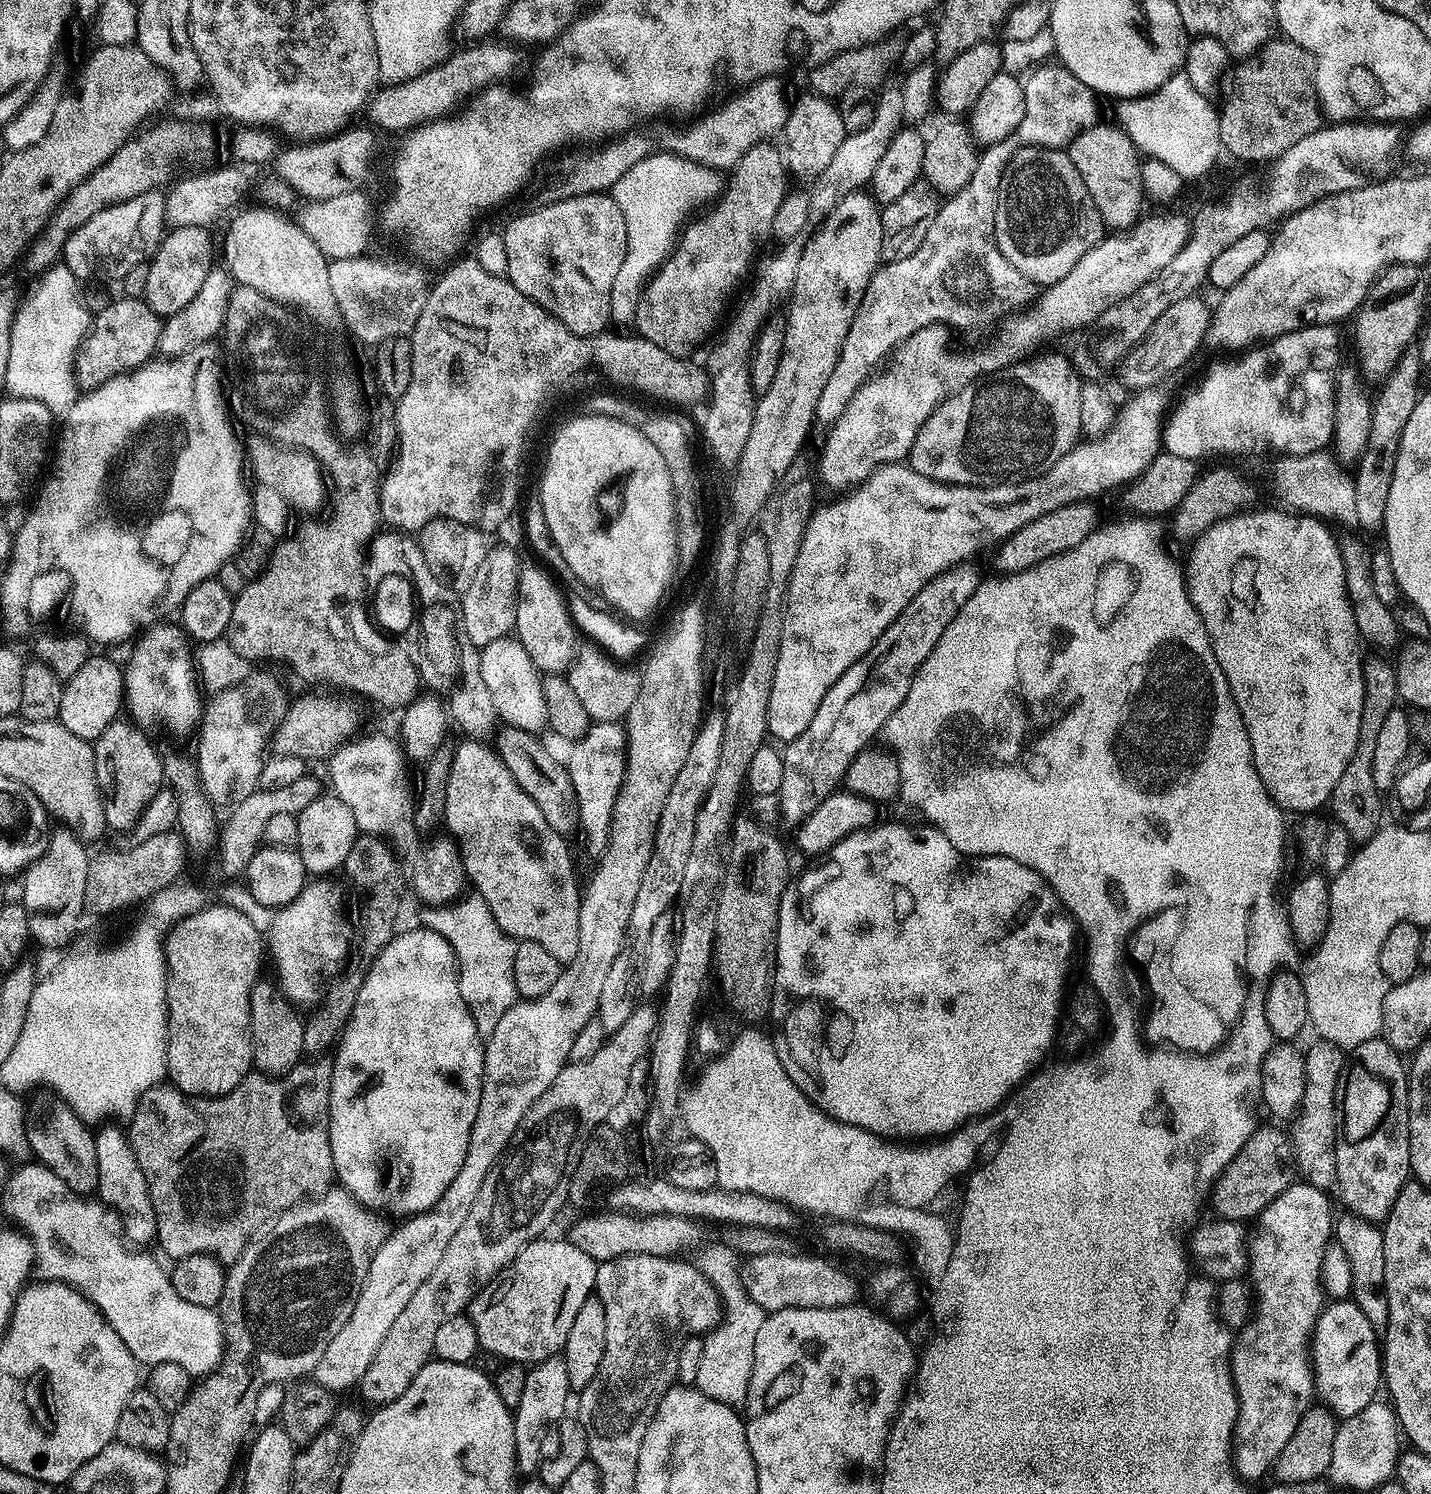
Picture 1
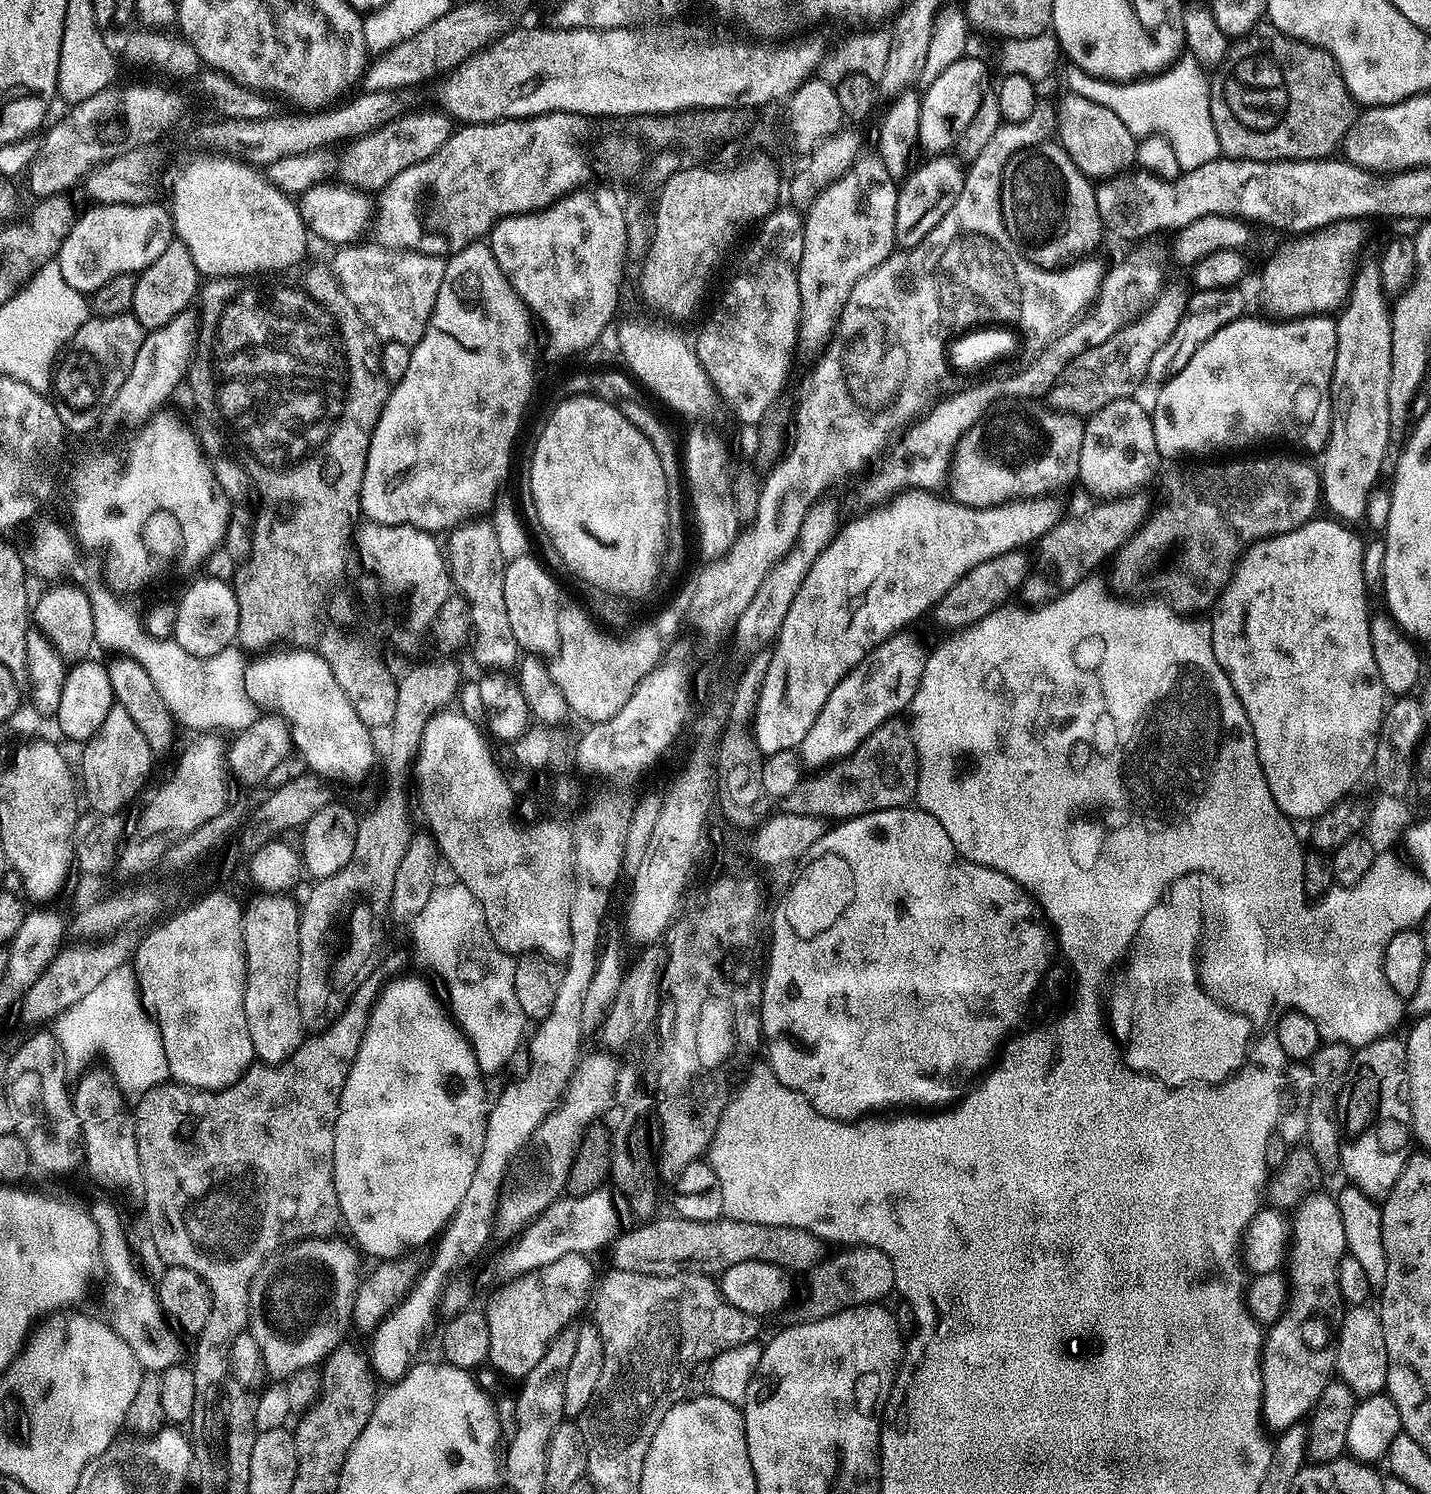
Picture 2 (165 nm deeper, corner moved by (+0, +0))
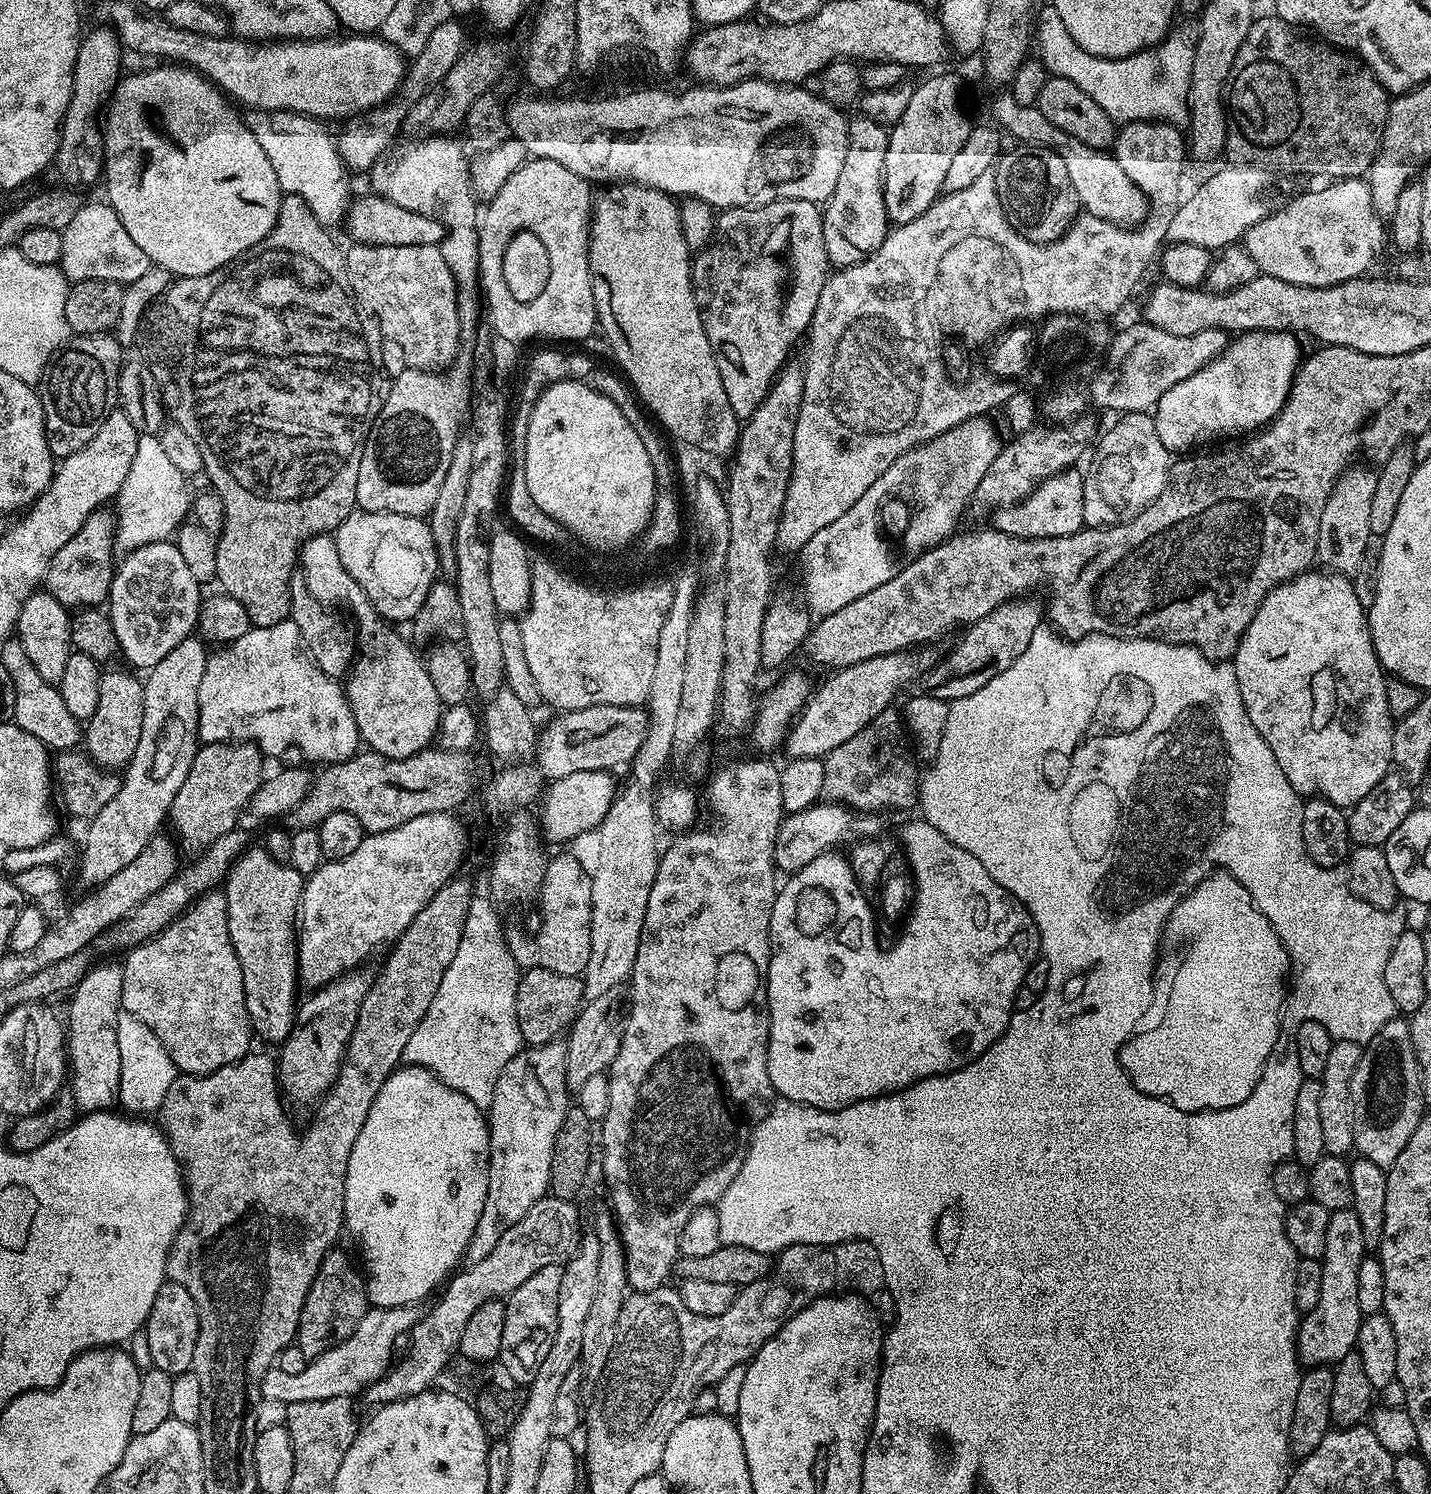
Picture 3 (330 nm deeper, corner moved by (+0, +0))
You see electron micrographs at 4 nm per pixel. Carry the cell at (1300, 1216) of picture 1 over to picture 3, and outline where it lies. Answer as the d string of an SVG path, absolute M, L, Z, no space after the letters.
M1344 1208L1340 1212L1333 1212L1330 1226L1326 1232L1326 1250L1324 1259L1320 1261L1322 1268L1321 1298L1317 1306L1309 1312L1303 1313L1300 1329L1296 1331L1296 1355L1304 1366L1335 1366L1346 1354L1353 1352L1358 1338L1360 1321L1358 1310L1358 1266L1362 1266L1366 1249L1362 1238L1362 1222L1358 1222L1358 1214L1351 1208Z

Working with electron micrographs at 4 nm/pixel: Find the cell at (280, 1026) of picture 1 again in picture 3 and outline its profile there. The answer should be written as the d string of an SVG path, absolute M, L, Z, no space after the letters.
M249 846L232 864L232 869L224 877L222 891L226 898L228 933L234 950L238 954L238 966L242 966L242 982L246 994L246 1010L252 1023L253 1033L270 1043L279 1045L290 1035L296 1020L298 999L298 965L296 945L298 943L298 917L300 899L304 893L304 875L294 870L292 865L275 860L262 846Z

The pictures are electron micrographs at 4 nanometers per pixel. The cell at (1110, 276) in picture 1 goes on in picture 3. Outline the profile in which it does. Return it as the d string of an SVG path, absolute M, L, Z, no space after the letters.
M1353 178L1350 180L1337 179L1329 188L1320 188L1317 192L1304 192L1301 196L1296 196L1285 208L1269 211L1268 215L1263 216L1256 224L1250 226L1248 232L1242 237L1242 247L1254 258L1257 269L1265 276L1273 276L1282 282L1296 284L1299 288L1329 288L1335 284L1341 284L1347 280L1359 280L1365 275L1364 272L1376 260L1376 255L1386 248L1386 224L1385 221L1376 213L1372 205L1372 192L1368 188L1368 181L1364 178Z

